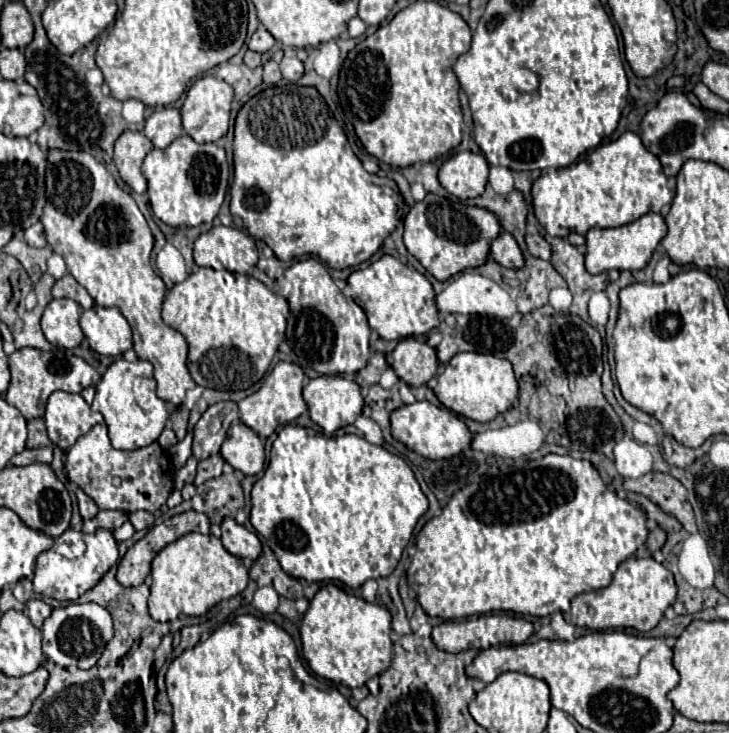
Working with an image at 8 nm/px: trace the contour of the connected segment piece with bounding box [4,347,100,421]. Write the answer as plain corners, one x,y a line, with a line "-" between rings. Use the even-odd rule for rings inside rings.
24,347
24,349
14,351
8,357
8,361
10,361
8,365
10,365
12,379
10,379
10,387
8,387
4,399
12,407
16,407
28,421
44,415
46,399
50,397
50,393
54,393
58,389
68,391
68,393
80,393
84,387
94,387
100,381
100,373
68,349
40,351
40,349

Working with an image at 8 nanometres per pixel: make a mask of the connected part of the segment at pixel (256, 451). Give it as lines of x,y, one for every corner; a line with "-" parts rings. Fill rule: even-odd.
234,421
228,429
228,437
222,443
220,455
228,465
244,475
256,475
264,467
264,447
258,435
240,421

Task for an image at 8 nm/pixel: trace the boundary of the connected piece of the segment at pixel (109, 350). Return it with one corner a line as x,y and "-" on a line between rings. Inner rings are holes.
94,305
80,317
80,327
94,351
100,355
120,357
132,349
132,329
116,307

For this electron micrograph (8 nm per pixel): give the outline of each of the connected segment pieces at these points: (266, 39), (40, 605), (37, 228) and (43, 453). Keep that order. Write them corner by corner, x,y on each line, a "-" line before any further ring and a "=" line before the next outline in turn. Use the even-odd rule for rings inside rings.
258,25
256,33
252,35
252,39
250,39
250,43
248,43
248,49
258,51
258,53
264,53
264,51
272,49
274,45
276,45
276,39
266,31
264,25
=
32,599
32,601
28,601
26,603
26,615
30,617
30,621
34,623
34,627
42,627
42,623
44,623
44,619
52,613
52,607
50,605
46,605
42,599
=
38,221
36,225
32,225
32,227
28,227
28,229
24,231
24,237
26,237
26,243
32,245
32,247
44,247
44,245
46,245
44,227
42,227
40,221
=
52,447
44,449
24,449
16,457
12,457
10,465
30,465
30,463
50,463
52,461

